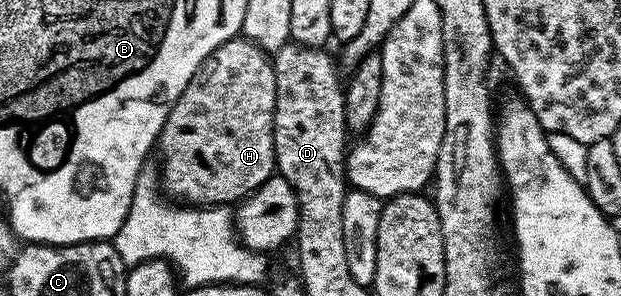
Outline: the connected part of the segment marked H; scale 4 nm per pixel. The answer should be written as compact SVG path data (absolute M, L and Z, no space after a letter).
M242 36L221 44L197 68L159 133L157 154L163 161L161 186L172 199L189 206L238 204L276 173L275 64L267 51Z

